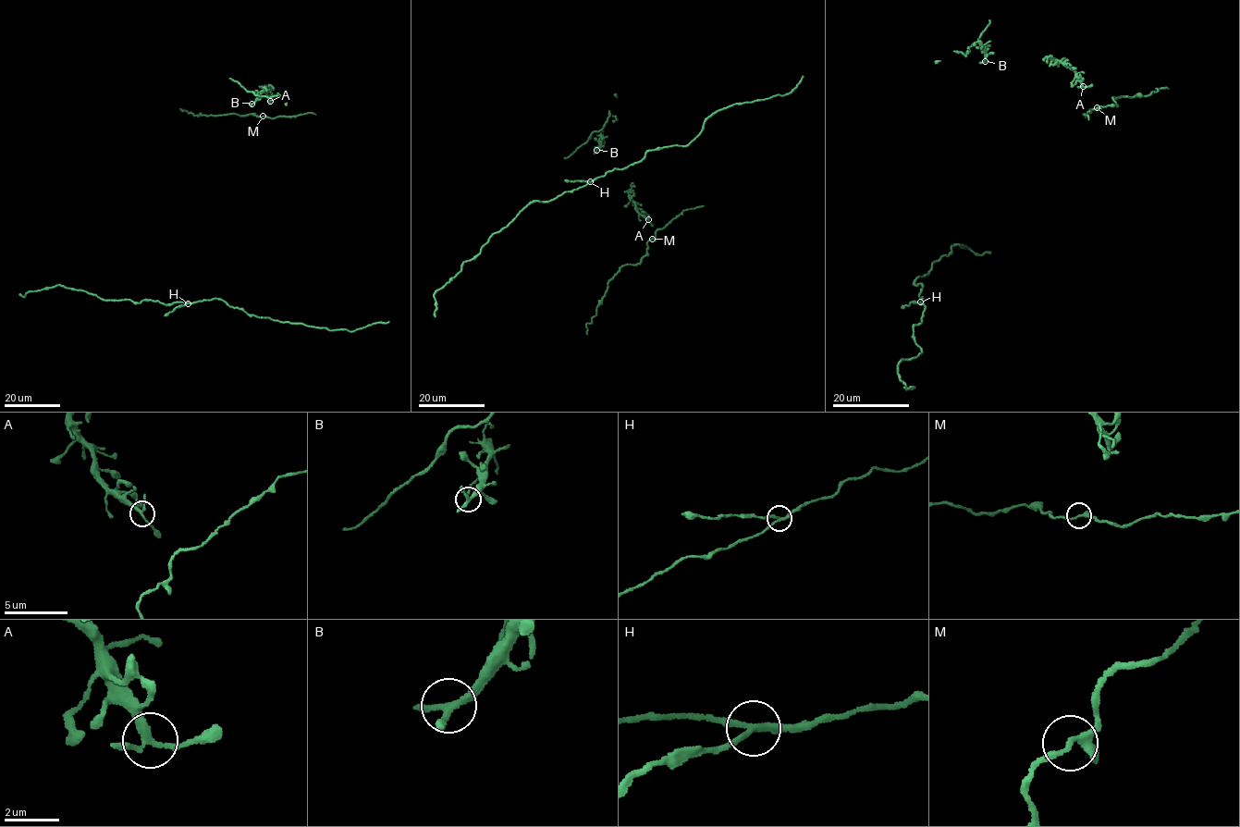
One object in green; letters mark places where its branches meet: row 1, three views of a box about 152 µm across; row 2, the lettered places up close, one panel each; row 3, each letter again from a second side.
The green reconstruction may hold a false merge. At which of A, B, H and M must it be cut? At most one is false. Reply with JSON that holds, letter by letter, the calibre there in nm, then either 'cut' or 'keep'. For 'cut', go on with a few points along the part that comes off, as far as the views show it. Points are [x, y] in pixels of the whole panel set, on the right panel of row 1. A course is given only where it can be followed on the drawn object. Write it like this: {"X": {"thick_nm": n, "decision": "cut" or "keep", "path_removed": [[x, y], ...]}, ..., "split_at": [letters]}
{"A": {"thick_nm": 240, "decision": "keep"}, "B": {"thick_nm": 220, "decision": "keep"}, "H": {"thick_nm": 200, "decision": "cut", "path_removed": [[921, 302], [912, 302], [901, 308]]}, "M": {"thick_nm": 240, "decision": "keep"}, "split_at": ["H"]}

